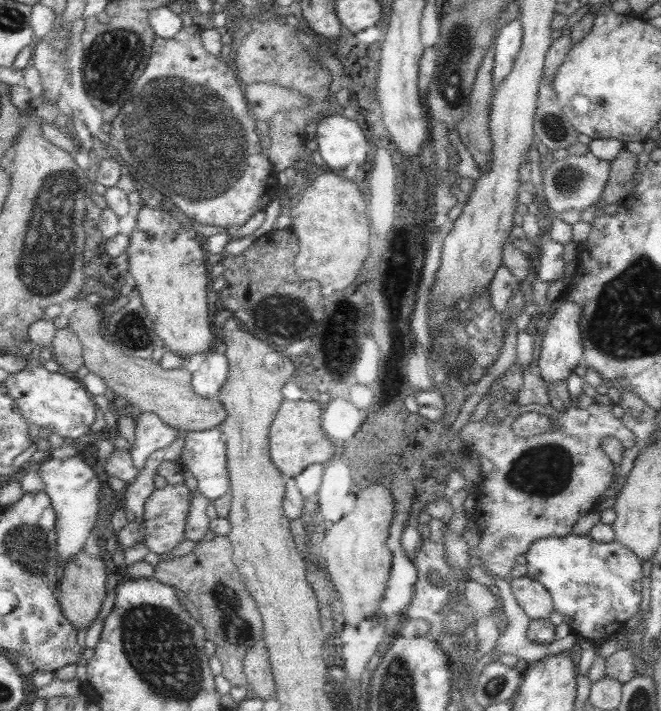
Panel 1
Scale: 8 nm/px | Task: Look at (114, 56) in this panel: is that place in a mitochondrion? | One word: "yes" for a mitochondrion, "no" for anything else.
yes

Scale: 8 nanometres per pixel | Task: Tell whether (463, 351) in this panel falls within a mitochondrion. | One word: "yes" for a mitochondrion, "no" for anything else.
yes

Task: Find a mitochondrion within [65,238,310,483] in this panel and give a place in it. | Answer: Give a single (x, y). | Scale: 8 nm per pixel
(133, 332)

